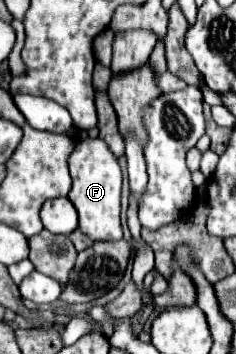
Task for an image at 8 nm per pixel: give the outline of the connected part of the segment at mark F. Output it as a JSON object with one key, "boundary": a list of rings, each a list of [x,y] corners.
{"boundary":[[[100,137],[80,139],[74,145],[74,151],[68,157],[70,175],[72,175],[72,189],[68,199],[74,203],[80,215],[80,229],[92,241],[120,241],[122,227],[120,227],[120,187],[122,187],[122,169],[118,159],[112,151],[102,143]]]}

